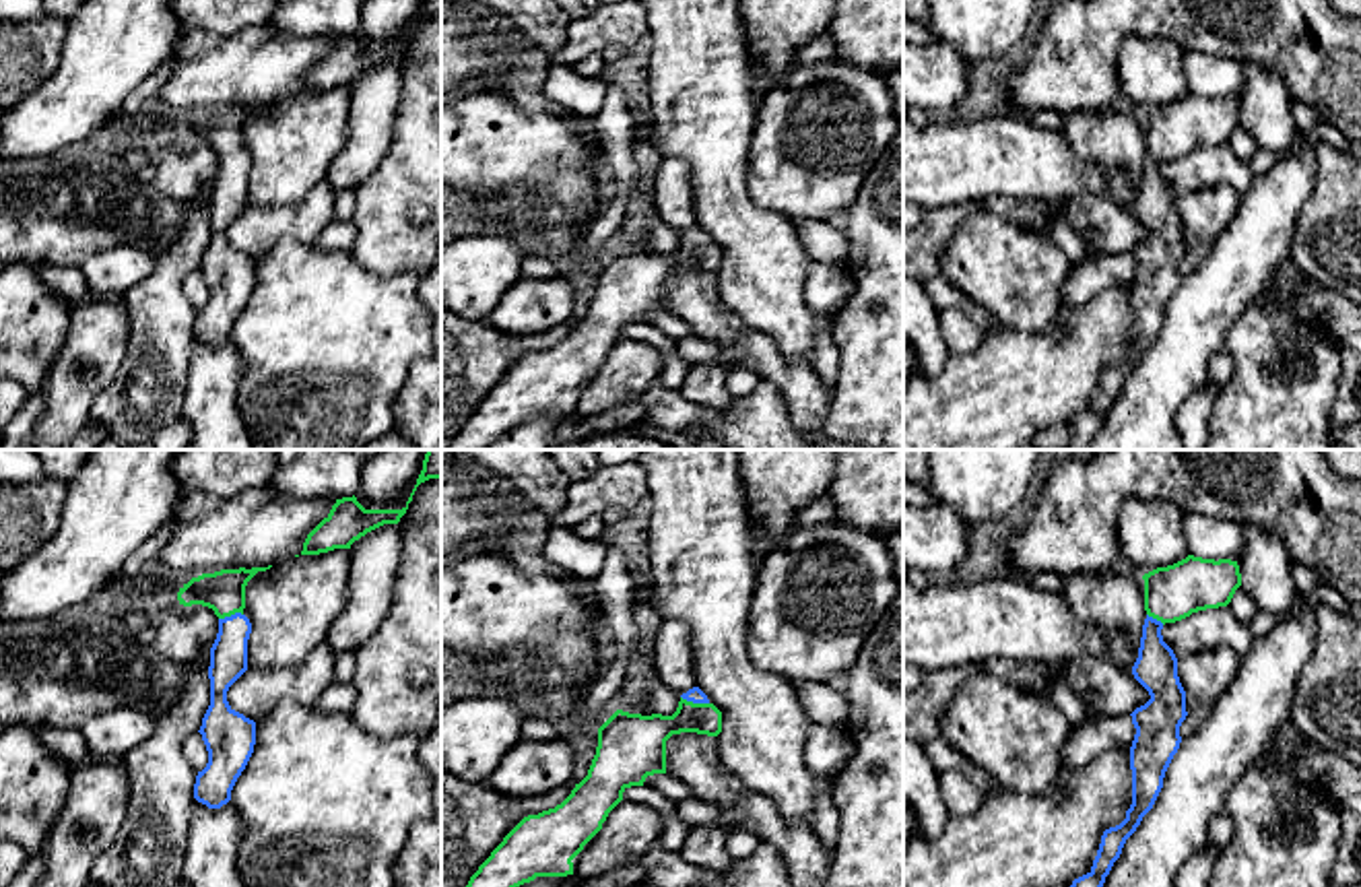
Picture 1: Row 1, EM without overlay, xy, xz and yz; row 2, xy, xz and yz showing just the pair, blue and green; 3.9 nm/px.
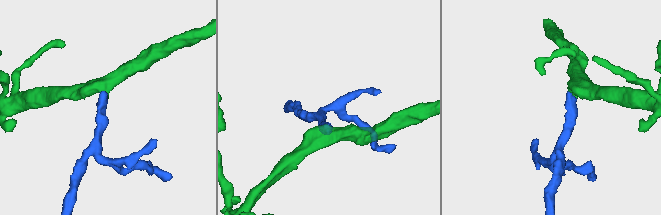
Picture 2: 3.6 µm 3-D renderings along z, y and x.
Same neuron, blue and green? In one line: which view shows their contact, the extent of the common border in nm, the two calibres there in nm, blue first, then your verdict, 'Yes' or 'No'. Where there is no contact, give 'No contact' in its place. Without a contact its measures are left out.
Touches blue in xz. Shared border 120 nm. Thickness 60 nm (blue) against 180 nm. Yes

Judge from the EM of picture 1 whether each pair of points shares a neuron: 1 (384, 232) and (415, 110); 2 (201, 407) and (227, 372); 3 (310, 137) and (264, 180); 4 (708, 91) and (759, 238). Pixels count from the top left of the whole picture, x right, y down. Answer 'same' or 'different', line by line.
1: same
2: same
3: same
4: same

